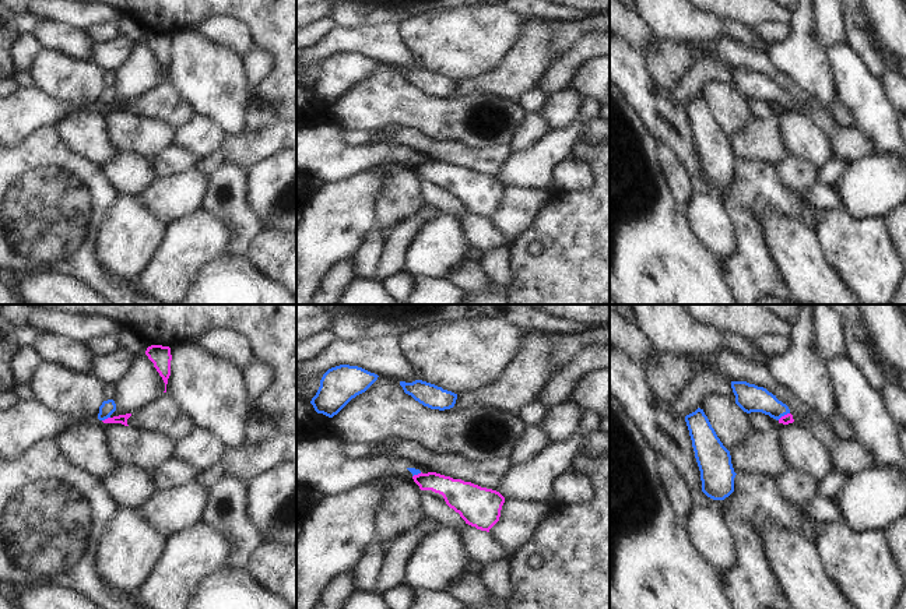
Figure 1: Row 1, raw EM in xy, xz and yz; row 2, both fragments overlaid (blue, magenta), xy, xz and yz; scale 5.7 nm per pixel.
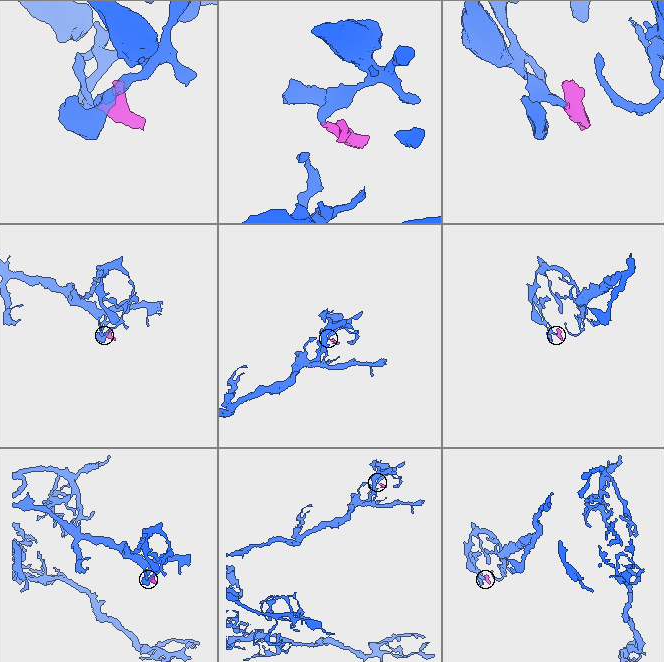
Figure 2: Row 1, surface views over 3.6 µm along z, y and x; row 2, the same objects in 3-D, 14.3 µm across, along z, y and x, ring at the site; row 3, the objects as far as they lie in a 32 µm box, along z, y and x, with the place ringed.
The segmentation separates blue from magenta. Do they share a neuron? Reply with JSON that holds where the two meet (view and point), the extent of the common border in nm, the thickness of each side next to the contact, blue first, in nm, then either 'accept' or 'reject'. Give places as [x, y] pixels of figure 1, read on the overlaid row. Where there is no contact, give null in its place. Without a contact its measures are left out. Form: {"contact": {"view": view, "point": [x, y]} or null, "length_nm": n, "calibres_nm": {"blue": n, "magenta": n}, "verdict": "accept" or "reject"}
{"contact": {"view": "yz", "point": [783, 415]}, "length_nm": 80, "calibres_nm": {"blue": 160, "magenta": 60}, "verdict": "accept"}

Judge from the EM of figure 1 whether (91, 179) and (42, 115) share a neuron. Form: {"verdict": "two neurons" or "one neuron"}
{"verdict": "two neurons"}

